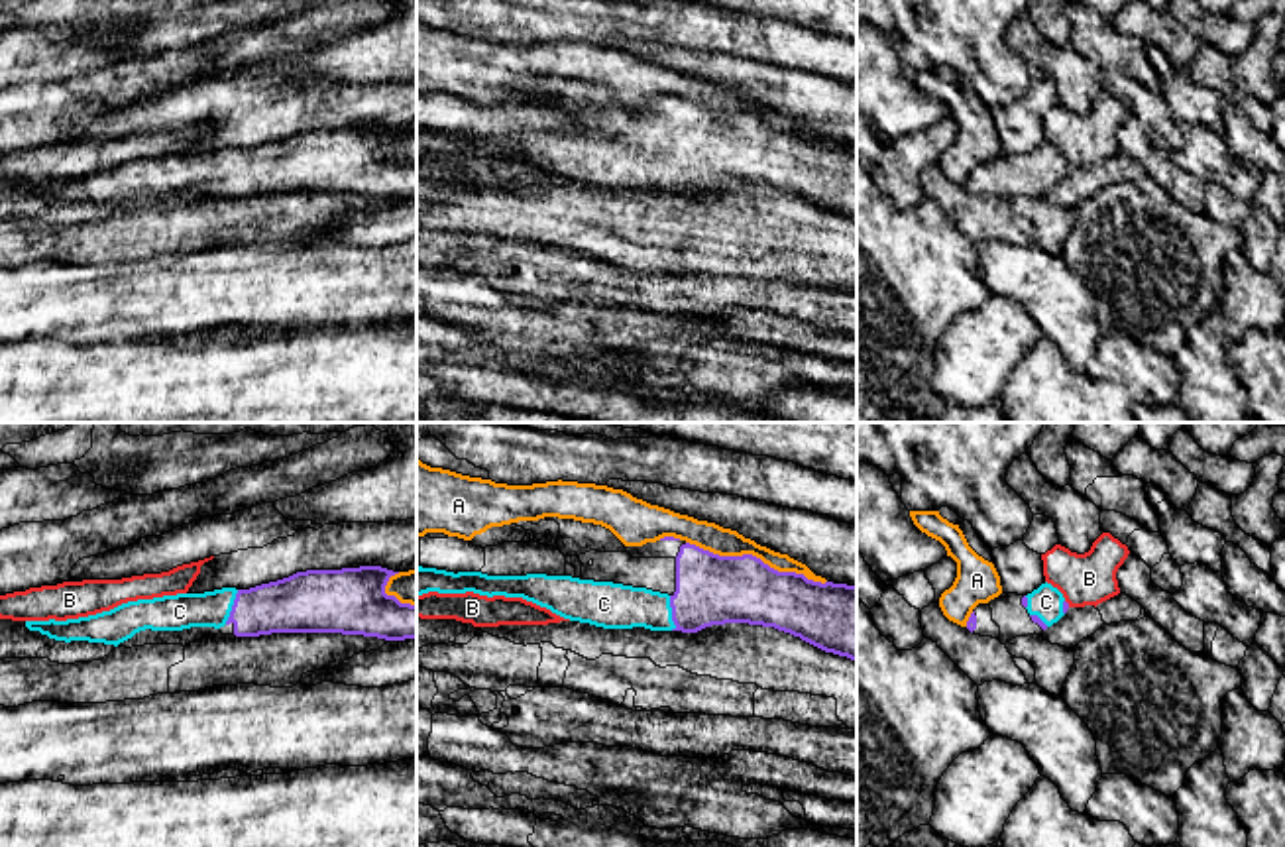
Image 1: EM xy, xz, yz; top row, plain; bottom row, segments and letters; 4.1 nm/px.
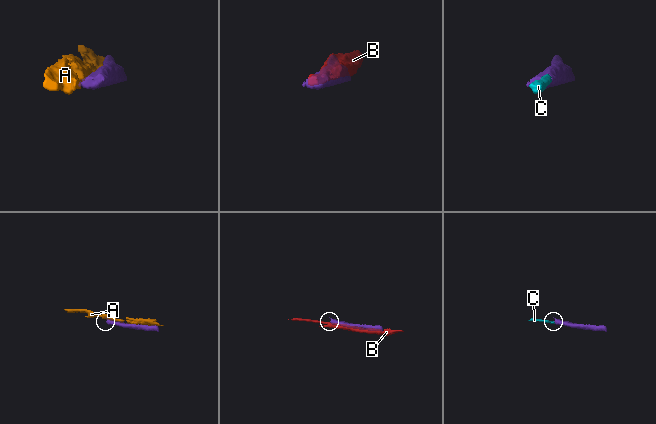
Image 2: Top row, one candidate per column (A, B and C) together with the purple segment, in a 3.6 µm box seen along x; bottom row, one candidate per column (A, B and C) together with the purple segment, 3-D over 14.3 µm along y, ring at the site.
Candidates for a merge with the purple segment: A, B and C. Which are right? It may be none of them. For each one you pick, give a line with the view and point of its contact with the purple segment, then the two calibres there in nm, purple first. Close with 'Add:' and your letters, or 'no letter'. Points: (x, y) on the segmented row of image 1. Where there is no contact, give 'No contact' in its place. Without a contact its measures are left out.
C: Touches purple at xz (672, 614). Thickness 280 nm (purple) against 190 nm
Add: C

